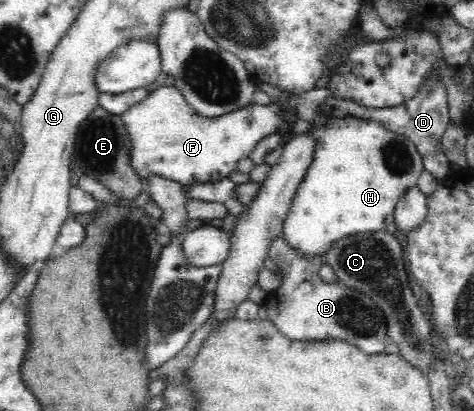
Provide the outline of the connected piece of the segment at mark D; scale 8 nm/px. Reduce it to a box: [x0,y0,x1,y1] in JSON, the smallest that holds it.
[319,73,452,180]

